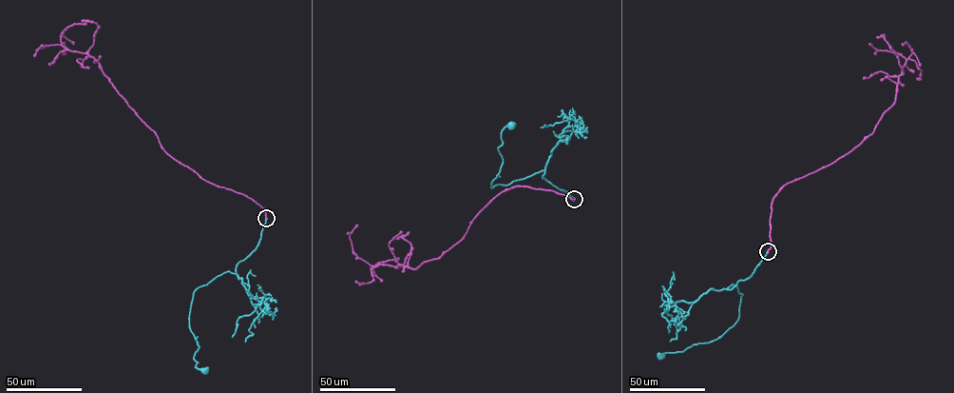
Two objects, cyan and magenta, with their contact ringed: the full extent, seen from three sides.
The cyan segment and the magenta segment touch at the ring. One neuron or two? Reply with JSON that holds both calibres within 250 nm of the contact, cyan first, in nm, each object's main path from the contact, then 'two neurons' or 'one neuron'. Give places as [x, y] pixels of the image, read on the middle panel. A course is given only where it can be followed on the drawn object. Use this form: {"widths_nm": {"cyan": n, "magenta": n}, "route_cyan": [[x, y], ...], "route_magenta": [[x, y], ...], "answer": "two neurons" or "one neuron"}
{"widths_nm": {"cyan": 600, "magenta": 200}, "route_cyan": [[574, 199], [543, 178], [544, 170], [491, 187], [503, 163], [498, 147], [502, 144], [501, 131], [511, 126]], "route_magenta": [[574, 199], [526, 186], [502, 191], [463, 238], [415, 269], [370, 265], [359, 258], [350, 238], [357, 225]], "answer": "one neuron"}

